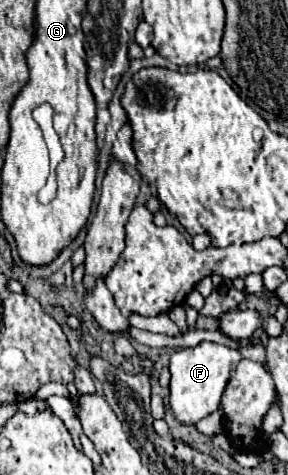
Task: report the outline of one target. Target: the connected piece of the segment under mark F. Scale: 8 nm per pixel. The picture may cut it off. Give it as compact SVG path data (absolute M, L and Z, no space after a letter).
M200 342L194 348L178 348L170 358L170 404L176 418L184 424L196 424L220 406L220 398L232 376L232 364L240 360L234 348L216 342Z

